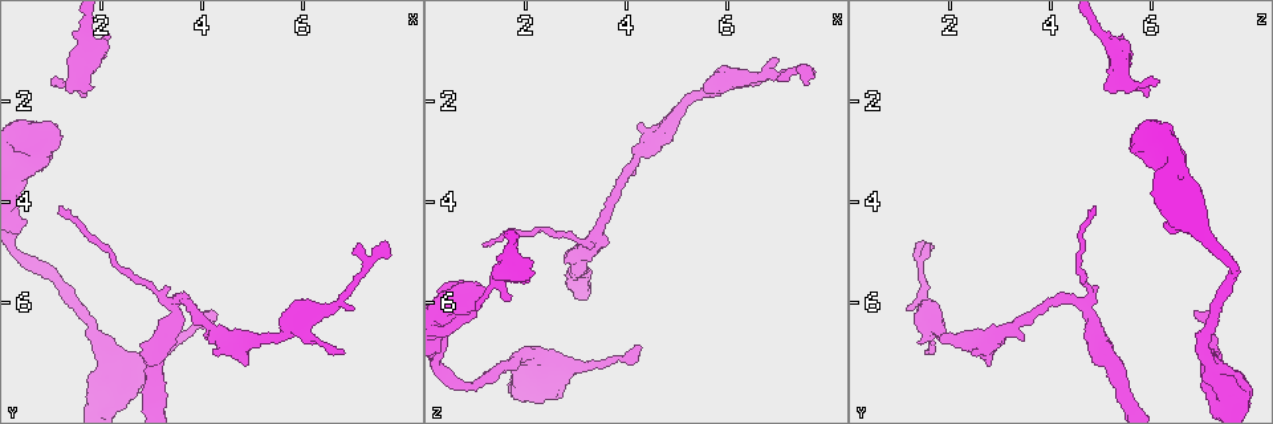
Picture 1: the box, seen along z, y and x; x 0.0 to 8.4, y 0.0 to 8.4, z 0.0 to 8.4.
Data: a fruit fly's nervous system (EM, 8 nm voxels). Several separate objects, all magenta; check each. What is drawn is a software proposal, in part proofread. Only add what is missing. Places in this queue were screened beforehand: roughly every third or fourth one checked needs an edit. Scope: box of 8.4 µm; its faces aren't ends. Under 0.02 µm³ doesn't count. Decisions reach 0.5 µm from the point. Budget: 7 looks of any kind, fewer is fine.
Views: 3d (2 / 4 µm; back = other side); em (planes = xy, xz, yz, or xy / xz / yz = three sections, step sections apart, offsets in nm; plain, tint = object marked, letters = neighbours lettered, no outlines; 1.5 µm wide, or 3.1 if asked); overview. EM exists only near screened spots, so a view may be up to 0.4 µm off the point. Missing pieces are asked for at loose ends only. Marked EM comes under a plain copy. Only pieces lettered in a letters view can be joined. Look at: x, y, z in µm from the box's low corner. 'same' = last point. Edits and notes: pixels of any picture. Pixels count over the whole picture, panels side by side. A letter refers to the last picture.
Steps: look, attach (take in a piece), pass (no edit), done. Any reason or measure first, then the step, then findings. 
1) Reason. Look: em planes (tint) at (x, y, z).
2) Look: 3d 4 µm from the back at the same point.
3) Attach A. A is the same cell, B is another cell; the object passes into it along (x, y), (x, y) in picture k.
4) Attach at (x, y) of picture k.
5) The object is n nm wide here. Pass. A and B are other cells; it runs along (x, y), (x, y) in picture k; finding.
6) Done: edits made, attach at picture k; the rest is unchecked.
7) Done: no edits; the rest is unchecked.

Branch stops here. Look: em planes (letters) at (4.30, 6.20, 6.80).

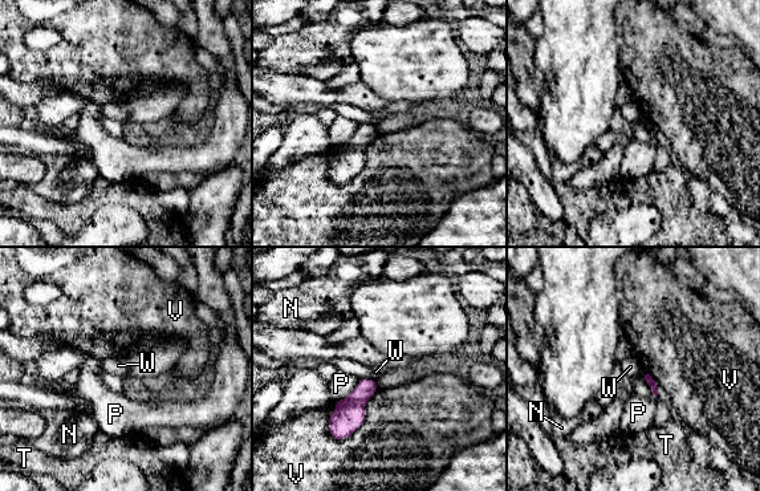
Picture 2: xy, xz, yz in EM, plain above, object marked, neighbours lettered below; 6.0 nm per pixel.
The longest contact is with V, 420 nm. Pass. N, P, T, V and W are other cells; a border runs along (370, 377), (374, 380) in picture 2; no lettered piece goes on from it.

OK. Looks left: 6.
Tapers out. Look: 3d 4 µm at (1.20, 4.10, 4.85).

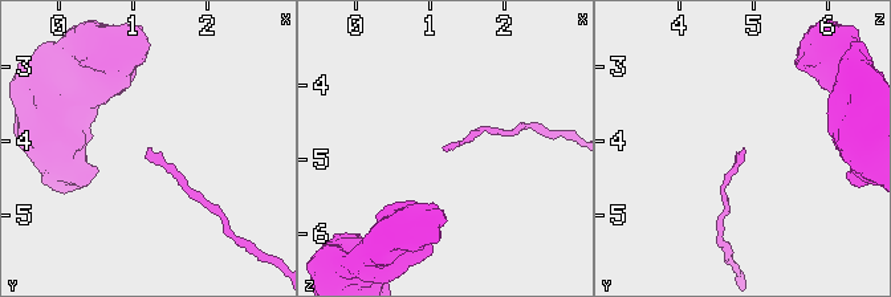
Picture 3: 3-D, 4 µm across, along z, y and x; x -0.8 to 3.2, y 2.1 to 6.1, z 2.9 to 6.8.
Need the tissue. Look: em xy step 8 (tint) at (1.20, 4.15, 4.85).

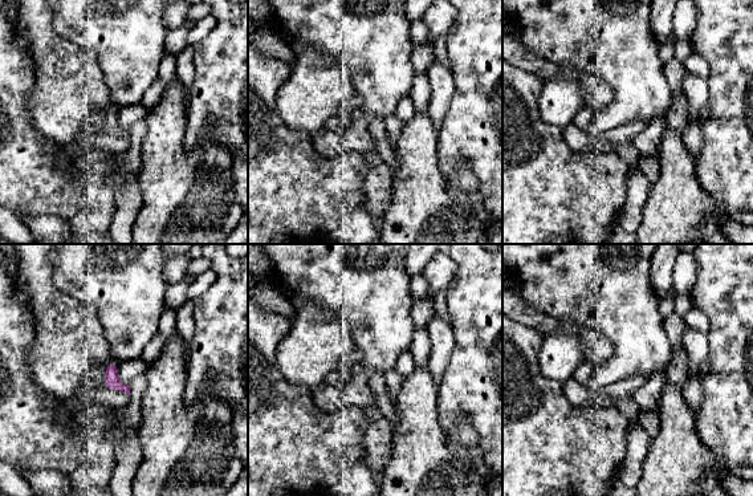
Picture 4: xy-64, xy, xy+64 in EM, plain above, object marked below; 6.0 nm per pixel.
Look: em xy step 8 (letters) at the same point.

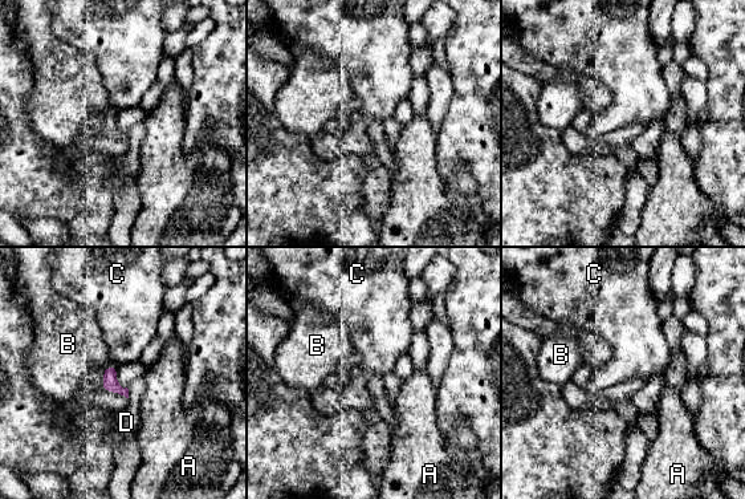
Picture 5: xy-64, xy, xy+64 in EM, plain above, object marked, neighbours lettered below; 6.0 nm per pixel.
The longest contact is with B, 80 nm. Pass. A, B, C and D are other cells; a border runs along (113, 364), (104, 370) in picture 5; no lettered piece goes on from it.

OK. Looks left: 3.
Thin end. Look: 3d 4 µm from the back at (6.85, 6.95, 1.50).

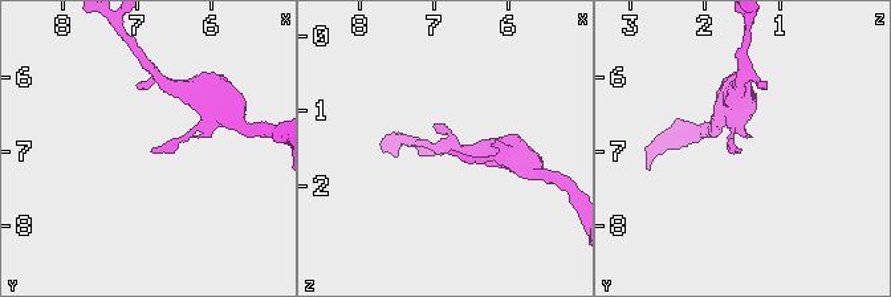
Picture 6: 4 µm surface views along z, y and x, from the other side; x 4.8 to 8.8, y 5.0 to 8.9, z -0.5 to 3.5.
Shape alone is not enough. Look: em xy step 8 (letters) at (6.75, 7.00, 1.50).

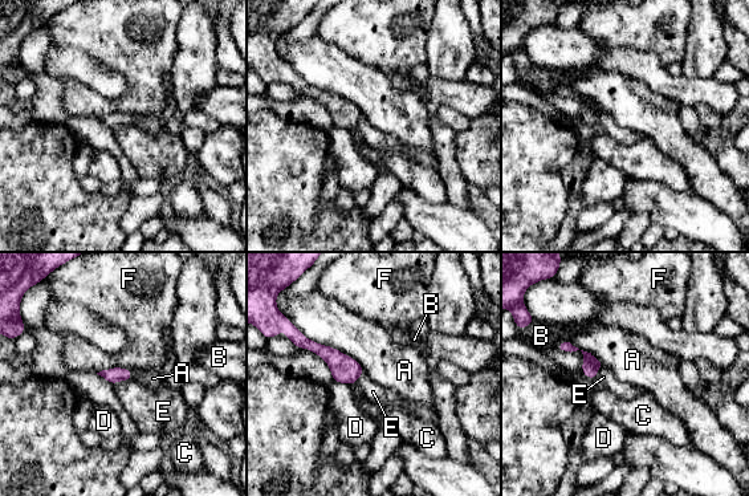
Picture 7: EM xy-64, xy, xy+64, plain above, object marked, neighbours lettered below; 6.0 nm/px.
Pass. A, B, C, D, E and F are other cells; a border runs along (131, 378), (113, 383) in picture 7; none of them fits.

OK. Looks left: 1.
Done: no edits; the rest is unchecked.

